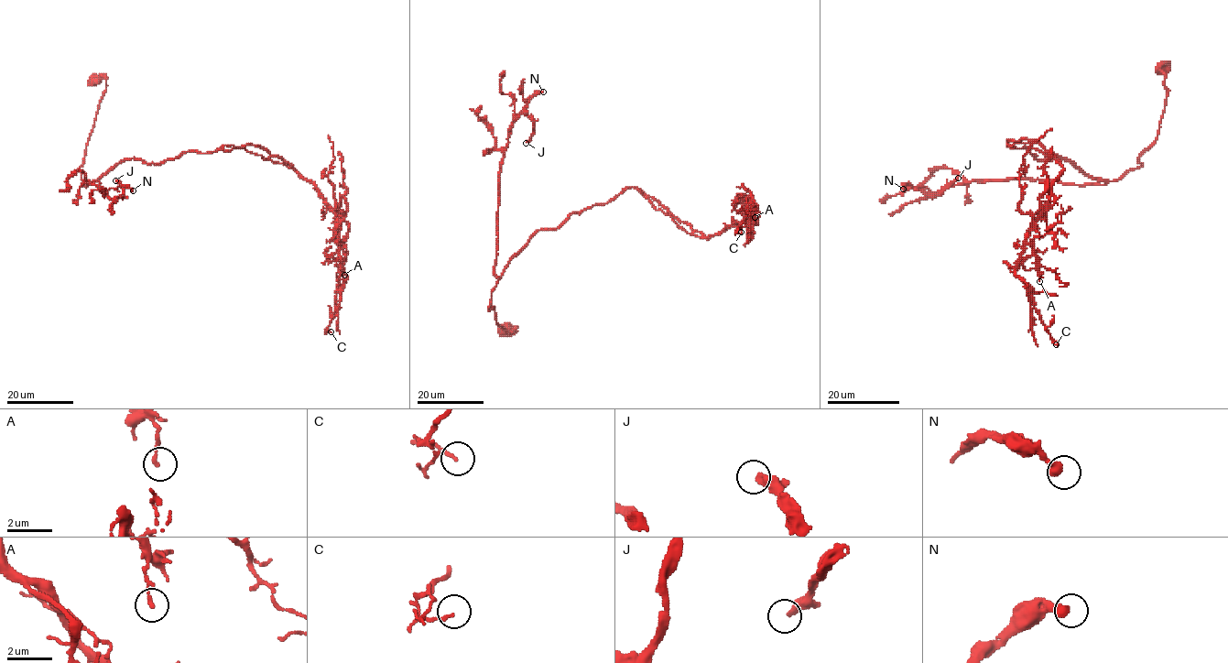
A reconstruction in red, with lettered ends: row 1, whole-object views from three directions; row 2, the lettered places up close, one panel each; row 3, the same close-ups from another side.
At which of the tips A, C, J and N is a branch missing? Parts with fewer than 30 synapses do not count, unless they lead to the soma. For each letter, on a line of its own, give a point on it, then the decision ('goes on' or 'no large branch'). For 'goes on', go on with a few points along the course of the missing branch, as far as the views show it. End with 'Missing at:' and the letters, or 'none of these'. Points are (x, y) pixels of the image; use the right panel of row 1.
A: (1039, 281) | no large branch
C: (1056, 344) | no large branch
J: (958, 178) | no large branch
N: (903, 189) | no large branch
Missing at: none of these

